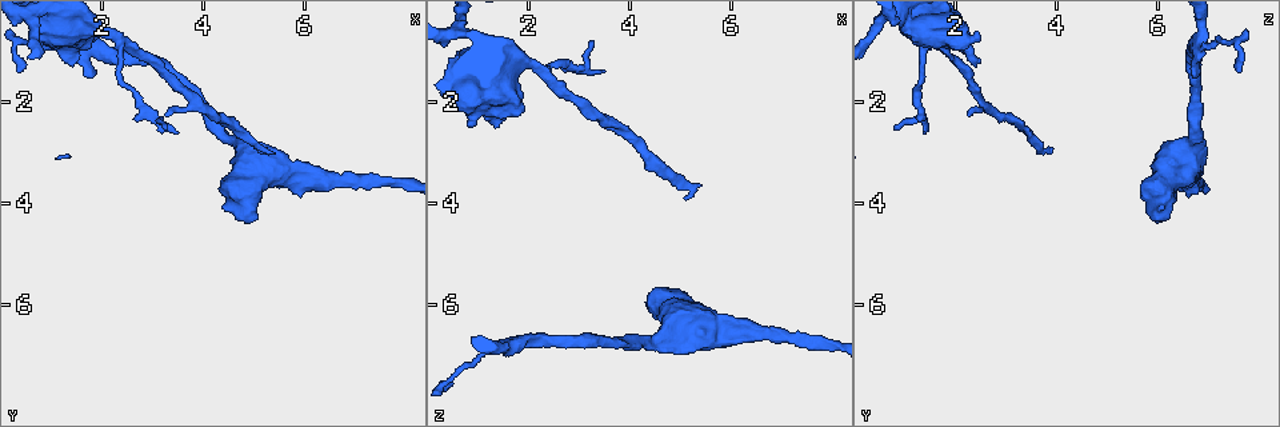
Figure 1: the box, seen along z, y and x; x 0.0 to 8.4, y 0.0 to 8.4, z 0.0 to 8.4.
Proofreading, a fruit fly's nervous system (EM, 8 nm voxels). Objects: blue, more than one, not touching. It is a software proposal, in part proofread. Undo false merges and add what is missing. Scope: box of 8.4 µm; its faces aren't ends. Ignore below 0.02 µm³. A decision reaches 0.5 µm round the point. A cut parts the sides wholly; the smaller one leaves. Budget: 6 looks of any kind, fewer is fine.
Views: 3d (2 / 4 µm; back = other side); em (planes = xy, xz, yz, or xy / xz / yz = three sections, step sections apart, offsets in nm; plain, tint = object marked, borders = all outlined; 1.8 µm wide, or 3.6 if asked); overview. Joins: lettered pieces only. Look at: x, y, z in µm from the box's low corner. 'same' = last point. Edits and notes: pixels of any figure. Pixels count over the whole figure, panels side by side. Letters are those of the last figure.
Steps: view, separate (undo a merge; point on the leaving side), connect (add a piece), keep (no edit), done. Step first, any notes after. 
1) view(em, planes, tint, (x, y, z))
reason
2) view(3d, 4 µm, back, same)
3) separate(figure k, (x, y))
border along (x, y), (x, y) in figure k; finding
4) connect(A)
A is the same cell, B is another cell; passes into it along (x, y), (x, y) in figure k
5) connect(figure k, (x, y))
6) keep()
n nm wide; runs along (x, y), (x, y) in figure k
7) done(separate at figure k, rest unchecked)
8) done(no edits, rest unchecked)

view(3d, 4 µm, (1.85, 1.50, 6.70))
an open end

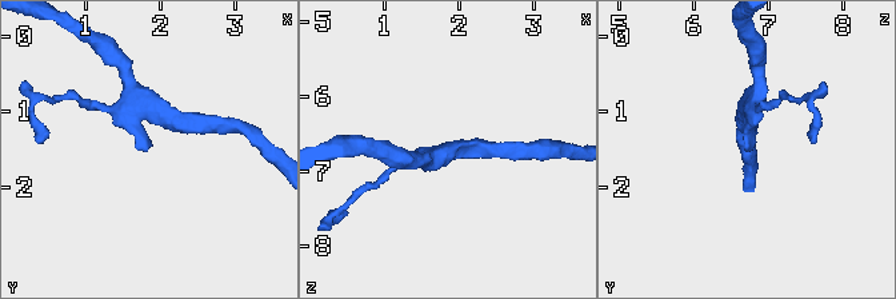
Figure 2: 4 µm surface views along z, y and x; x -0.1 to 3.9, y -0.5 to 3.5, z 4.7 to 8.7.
view(em, yz, step 16, plain, (1.90, 1.55, 6.70))

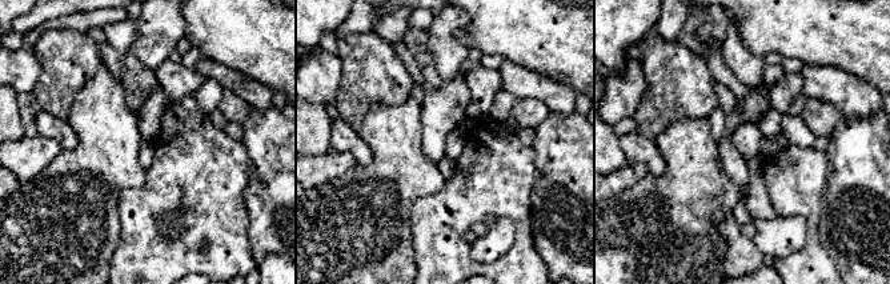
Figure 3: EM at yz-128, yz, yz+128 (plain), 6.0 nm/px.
view(em, yz, step 16, borders, same)

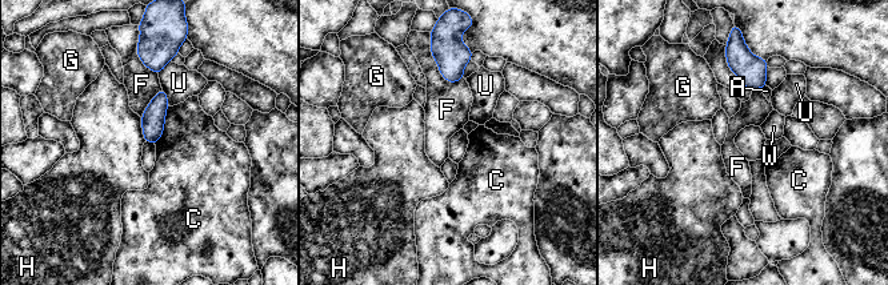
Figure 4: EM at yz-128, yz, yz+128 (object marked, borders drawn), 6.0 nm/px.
keep()
120 nm wide; A, C, F, G, H, U and W are other cells; border along (431, 56), (446, 80), (463, 79) in figure 4; none of them fits

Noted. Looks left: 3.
view(3d, 2 µm, (5.05, 2.95, 3.85))
tapers out

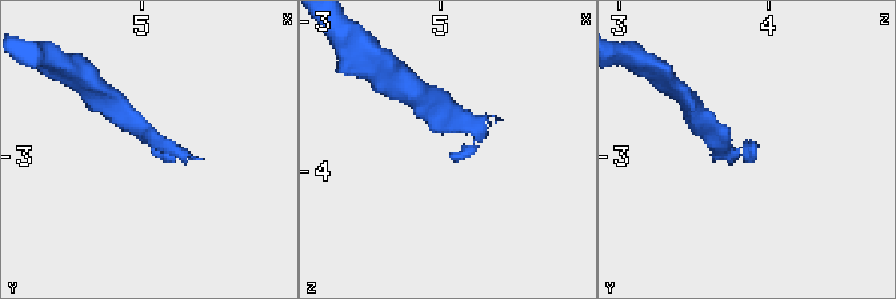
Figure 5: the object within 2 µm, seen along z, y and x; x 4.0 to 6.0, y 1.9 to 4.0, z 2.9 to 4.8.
view(em, planes, plain, (5.12, 3.00, 3.90))

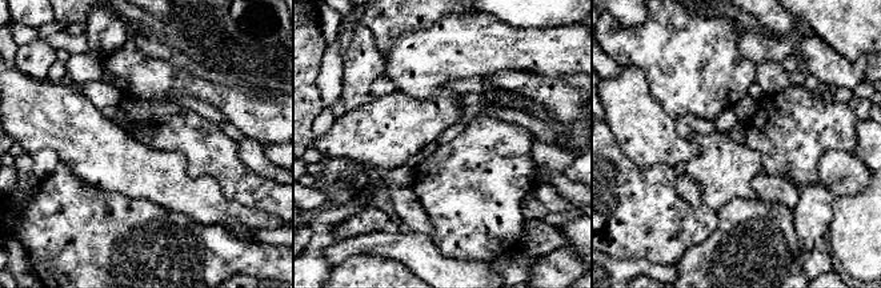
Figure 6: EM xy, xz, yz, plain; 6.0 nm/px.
view(em, planes, borders, same)
what lies round it

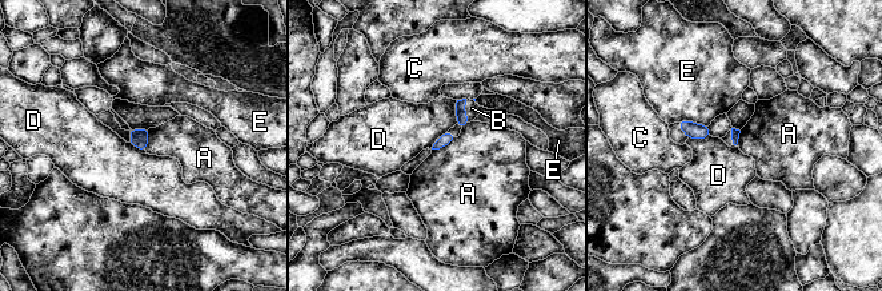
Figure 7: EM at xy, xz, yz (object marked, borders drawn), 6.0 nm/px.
connect(B)
B is the same cell, A, C, D and E are other cells; passes into it along (461, 116), (464, 111), (472, 108) in figure 7; the cell continues

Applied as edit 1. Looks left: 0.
done(connect at figure 7, rest unchecked)

